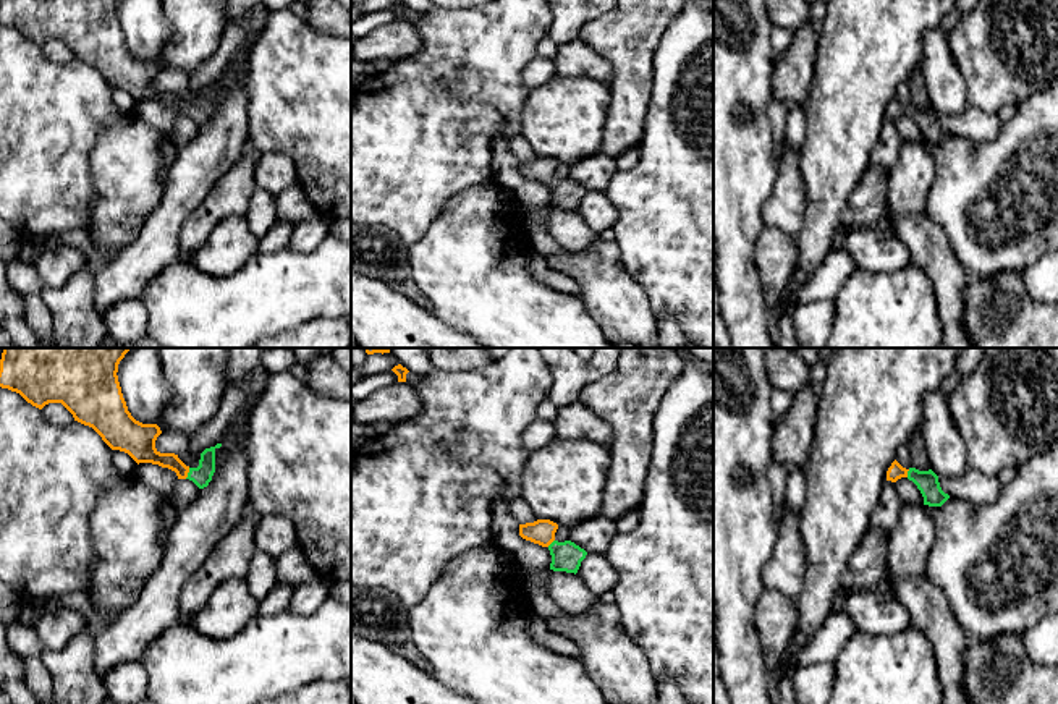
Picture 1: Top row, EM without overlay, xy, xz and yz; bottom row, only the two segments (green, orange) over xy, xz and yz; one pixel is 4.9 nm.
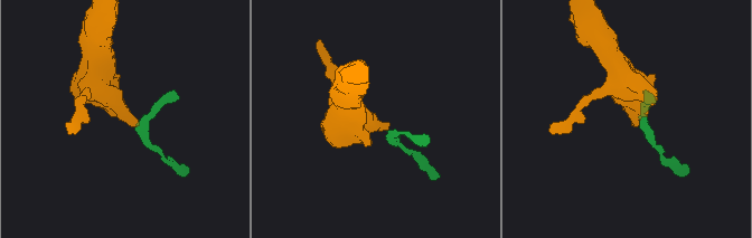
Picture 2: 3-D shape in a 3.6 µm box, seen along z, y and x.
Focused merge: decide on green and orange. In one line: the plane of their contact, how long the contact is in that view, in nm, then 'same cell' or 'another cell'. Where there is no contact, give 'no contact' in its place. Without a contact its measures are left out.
xy | 60 nm | same cell

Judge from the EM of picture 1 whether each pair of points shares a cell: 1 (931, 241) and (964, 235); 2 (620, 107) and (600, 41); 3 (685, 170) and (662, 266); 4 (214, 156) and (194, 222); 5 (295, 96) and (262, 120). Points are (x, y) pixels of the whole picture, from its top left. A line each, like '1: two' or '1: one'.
1: two
2: one
3: one
4: two
5: one

